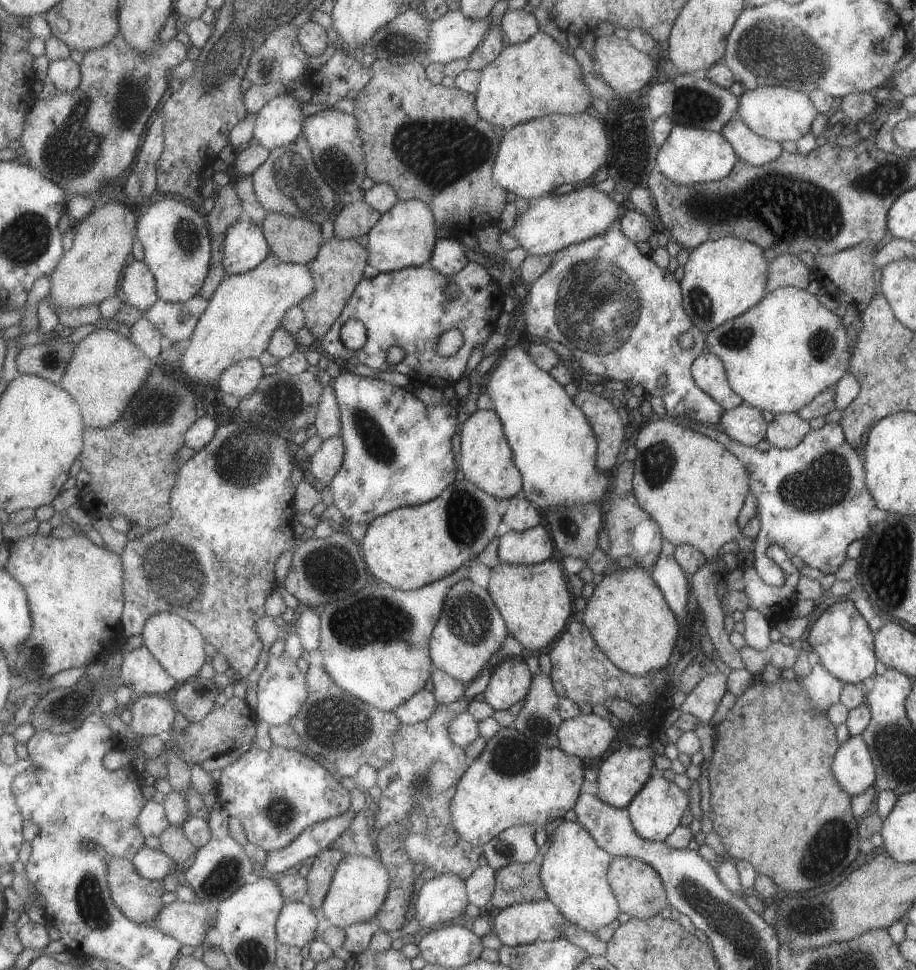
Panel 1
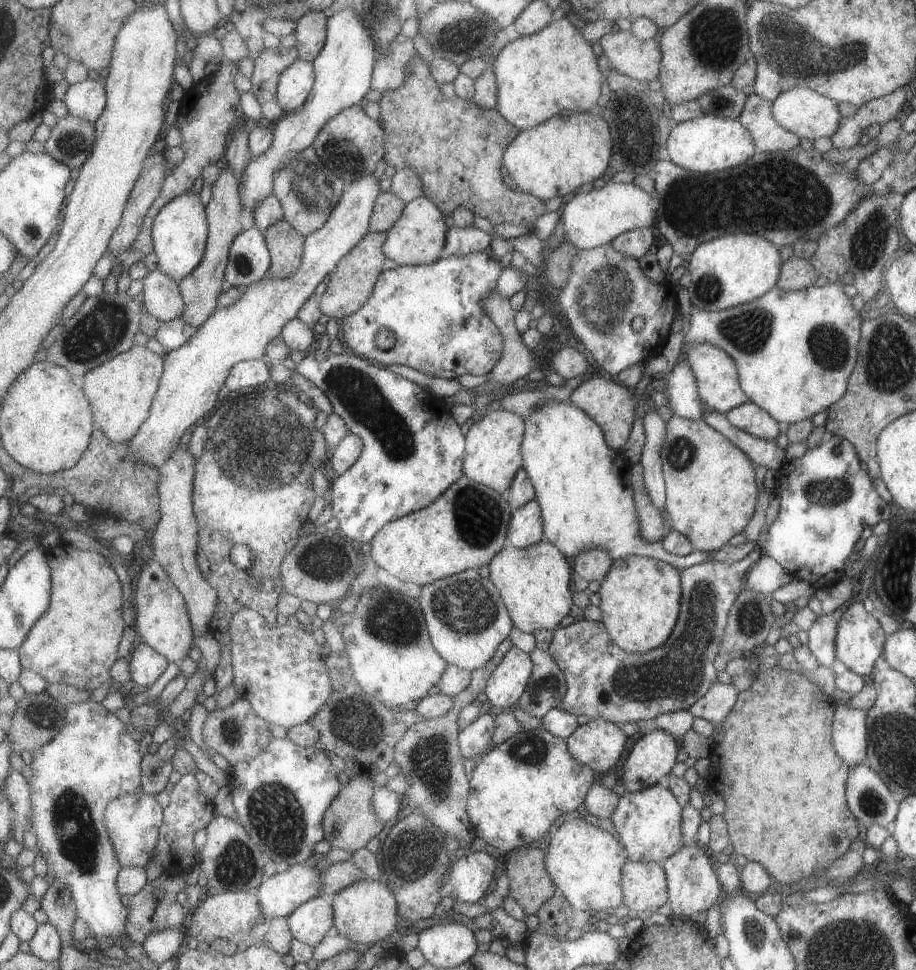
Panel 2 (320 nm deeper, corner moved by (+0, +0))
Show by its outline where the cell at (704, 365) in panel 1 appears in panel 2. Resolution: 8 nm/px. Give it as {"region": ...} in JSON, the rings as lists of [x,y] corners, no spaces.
{"region":[[[705,341],[691,343],[683,348],[682,357],[693,373],[697,394],[707,408],[726,413],[748,401],[747,395],[741,390],[738,381],[735,361],[718,346]]]}

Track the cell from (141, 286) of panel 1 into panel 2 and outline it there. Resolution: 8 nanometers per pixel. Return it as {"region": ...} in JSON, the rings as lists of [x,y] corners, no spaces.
{"region":[[[157,269],[143,282],[144,291],[140,298],[147,312],[163,323],[182,318],[186,302],[180,284],[172,276]]]}

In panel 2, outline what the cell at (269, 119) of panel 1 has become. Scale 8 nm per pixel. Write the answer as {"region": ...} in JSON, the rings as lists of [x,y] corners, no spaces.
{"region":[[[301,56],[283,71],[278,86],[278,101],[285,114],[295,112],[307,102],[314,82],[313,61],[305,60]]]}

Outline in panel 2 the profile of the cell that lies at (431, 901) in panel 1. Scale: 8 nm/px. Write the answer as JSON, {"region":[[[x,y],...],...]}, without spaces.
{"region":[[[486,851],[468,852],[456,860],[447,872],[446,885],[451,888],[453,902],[480,902],[491,882],[496,876],[497,862],[493,854]]]}

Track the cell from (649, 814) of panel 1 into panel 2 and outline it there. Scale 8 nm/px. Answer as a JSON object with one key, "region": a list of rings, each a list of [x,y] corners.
{"region":[[[655,784],[635,792],[623,790],[608,818],[614,826],[618,841],[626,850],[627,860],[661,863],[683,846],[681,811],[682,808],[669,789]]]}

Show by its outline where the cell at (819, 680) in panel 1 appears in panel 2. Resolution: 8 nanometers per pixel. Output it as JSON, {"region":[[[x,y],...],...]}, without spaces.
{"region":[[[841,610],[830,612],[817,617],[807,631],[807,646],[810,654],[815,657],[816,666],[831,668],[835,654],[835,633],[837,616],[841,616]]]}

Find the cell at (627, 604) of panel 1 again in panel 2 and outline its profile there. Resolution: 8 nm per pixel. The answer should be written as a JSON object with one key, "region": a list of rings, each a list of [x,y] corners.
{"region":[[[621,557],[611,561],[598,593],[600,621],[611,640],[625,652],[644,653],[661,646],[675,626],[680,611],[680,571],[649,557]]]}

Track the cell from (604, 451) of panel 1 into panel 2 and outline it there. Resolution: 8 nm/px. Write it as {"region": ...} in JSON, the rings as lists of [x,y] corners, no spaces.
{"region":[[[591,376],[573,389],[568,402],[580,408],[601,427],[610,449],[615,451],[622,448],[630,435],[636,414],[633,401],[631,401],[631,396],[625,386],[619,385],[613,379],[605,380],[603,376]]]}

